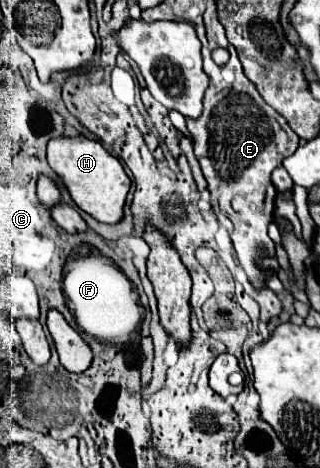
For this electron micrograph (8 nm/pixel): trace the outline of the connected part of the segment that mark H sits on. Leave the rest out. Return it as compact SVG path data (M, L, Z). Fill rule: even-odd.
M83 135L51 139L47 147L47 159L51 169L65 183L71 199L79 205L79 209L103 223L117 223L123 217L123 205L131 181L123 171L119 159L111 155L99 141L87 139Z

